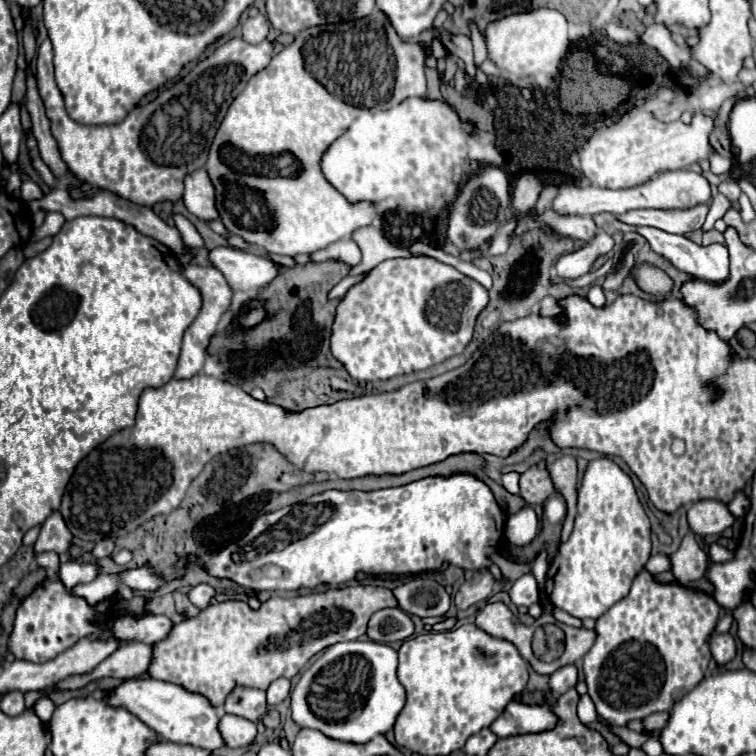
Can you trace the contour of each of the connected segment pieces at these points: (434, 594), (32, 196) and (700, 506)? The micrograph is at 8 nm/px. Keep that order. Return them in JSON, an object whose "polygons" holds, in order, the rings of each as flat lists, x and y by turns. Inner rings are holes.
{"polygons":[[[413,578,393,590,399,608,403,608,407,614,415,614,419,618,425,616,443,616,449,606,451,598,445,592,445,588,429,578]],[[31,180,24,181,20,188,21,197,24,201,40,199,43,194,39,186]],[[697,500,687,510,689,528,699,536,721,534,725,528,729,528,733,524,733,520,735,518,727,510,727,506,717,500]]]}

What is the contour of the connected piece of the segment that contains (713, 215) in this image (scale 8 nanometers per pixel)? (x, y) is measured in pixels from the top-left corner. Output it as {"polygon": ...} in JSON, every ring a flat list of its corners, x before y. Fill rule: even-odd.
{"polygon":[[717,194,717,196,711,200,711,204,709,204,709,214,707,214,707,220,705,220,705,224,703,224,703,230,711,230,713,224,715,224,715,220,721,218,731,204,733,204,733,202,729,202,725,196]]}

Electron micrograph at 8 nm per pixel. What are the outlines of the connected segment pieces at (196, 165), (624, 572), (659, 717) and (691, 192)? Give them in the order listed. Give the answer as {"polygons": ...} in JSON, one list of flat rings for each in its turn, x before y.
{"polygons":[[[49,38,43,40,43,44,37,50,35,80,37,80,37,90,39,90,39,96,43,100,47,118,51,122,51,134,59,146,59,154,61,154,63,162,67,164,67,172,79,182,79,184,69,188,71,198,73,200,93,198,97,192,107,190,107,192,111,192,123,200,131,200,133,204,147,206,147,208,153,208,159,202,173,202,175,204,177,200,181,200,185,176,193,174,195,170,205,166,209,148,211,148,213,138,215,138,215,132,217,132,229,104,245,88,247,80,255,72,263,70,269,64,271,52,273,52,273,42,269,42,269,40,263,40,259,44,247,44,243,38,231,38,225,44,217,46,217,50,213,54,199,60,195,64,195,68,191,68,191,72,183,80,175,82,169,88,163,88,155,100,151,100,145,106,135,106,125,116,123,122,105,124,105,126,85,126,85,124,71,120,67,110,65,110,63,96,57,88,55,72,53,72,53,46,51,46]],[[609,458,591,460,579,488,579,502,577,502,577,518,573,534,567,542,559,546,557,556,551,560,545,580,545,594,547,598,561,610,569,612,577,618,599,618,607,612,615,602,619,602,631,588,633,578,641,572,651,552,651,530,649,518,637,500,635,486,631,478]],[[657,712,657,714,651,714,645,718,647,728,665,728,667,722,669,722,669,716,665,712]],[[675,170,675,172,663,172,657,178,649,180,647,184,635,186,635,188,625,188,625,190,611,190,611,188,597,188,597,186,575,186,575,184,563,184,559,186,559,194,553,200,553,208,561,214,581,214,581,216,591,216,599,212,611,212,611,214,625,214,635,208,691,208,703,202,711,200,711,190,707,180,689,170]]]}

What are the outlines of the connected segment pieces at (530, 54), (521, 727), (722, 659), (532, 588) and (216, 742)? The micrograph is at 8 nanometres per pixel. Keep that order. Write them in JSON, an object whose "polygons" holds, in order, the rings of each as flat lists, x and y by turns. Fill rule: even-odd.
{"polygons":[[[549,8,511,14,501,20,495,20,487,24,483,36,485,36,489,60,497,68,513,76,533,76,539,72,555,76,559,72,559,62,569,50,567,20,563,18,561,12]],[[509,702,501,716,491,724,491,730,499,738,527,732,543,732,555,726,555,714,549,706,529,706,523,702]],[[715,634,709,642,709,648,717,664,727,664,729,660,735,658,735,652,737,652,735,640,731,638,731,634]],[[529,572,529,574,523,574,519,580,515,580,515,584,509,590,509,596,517,606,535,604,539,600,539,588,535,582,535,576]],[[133,678,123,680,121,684,107,690,105,700,113,708,127,708,133,716,143,720,151,730,155,730,161,738,177,742,177,744,191,744,205,750,215,750,223,746,223,738,219,736,217,722,221,712,217,708,211,708,207,700,199,694,191,694,185,688,179,688,177,684,167,684,153,678]]]}

